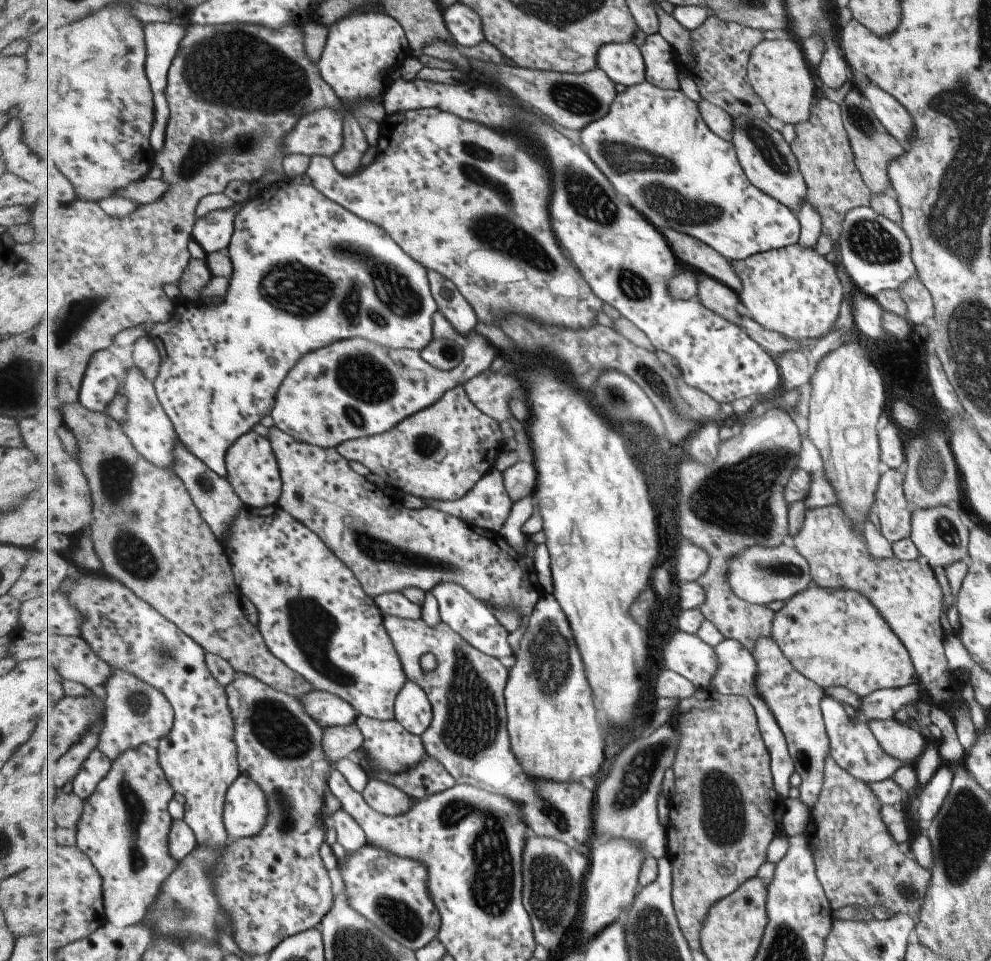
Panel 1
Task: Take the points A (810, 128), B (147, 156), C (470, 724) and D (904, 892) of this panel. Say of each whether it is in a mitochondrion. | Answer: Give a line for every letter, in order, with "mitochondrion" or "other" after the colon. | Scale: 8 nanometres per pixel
A: other
B: other
C: mitochondrion
D: mitochondrion

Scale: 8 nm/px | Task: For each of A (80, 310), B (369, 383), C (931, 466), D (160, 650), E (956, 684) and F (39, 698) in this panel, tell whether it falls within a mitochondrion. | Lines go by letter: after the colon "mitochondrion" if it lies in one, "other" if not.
A: mitochondrion
B: mitochondrion
C: mitochondrion
D: mitochondrion
E: other
F: other

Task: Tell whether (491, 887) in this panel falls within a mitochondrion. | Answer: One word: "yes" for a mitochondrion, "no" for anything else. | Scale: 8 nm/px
yes

